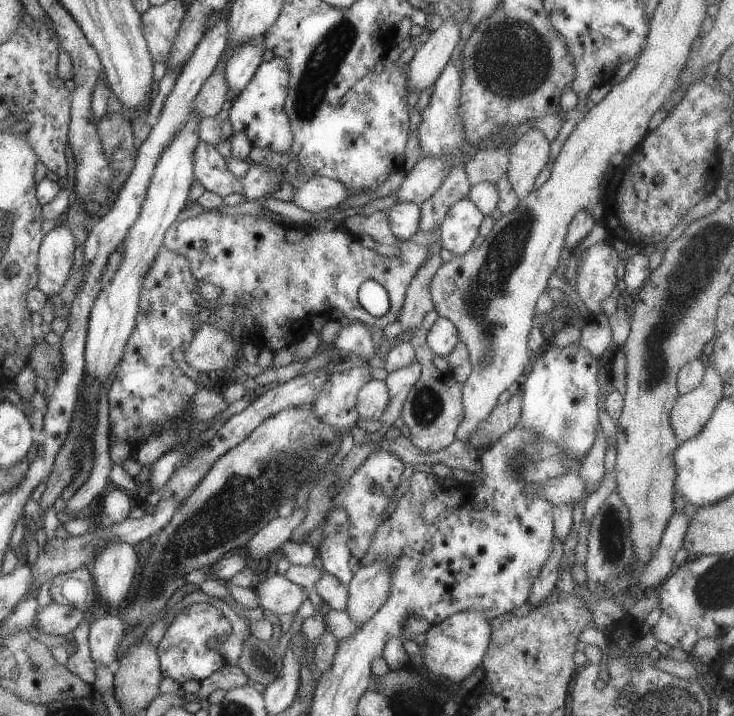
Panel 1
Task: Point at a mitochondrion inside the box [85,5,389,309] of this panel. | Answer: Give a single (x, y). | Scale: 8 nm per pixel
(321, 67)

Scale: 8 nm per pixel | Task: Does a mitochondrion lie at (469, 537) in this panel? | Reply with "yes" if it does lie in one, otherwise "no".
no

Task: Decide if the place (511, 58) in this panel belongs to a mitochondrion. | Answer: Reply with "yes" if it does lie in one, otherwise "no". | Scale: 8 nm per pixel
yes

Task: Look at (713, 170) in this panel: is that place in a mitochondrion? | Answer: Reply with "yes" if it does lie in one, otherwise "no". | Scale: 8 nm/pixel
no

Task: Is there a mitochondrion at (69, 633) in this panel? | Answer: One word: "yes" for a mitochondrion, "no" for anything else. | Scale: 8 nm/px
no

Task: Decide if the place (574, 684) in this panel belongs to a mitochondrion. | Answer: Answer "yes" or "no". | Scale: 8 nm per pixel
no

